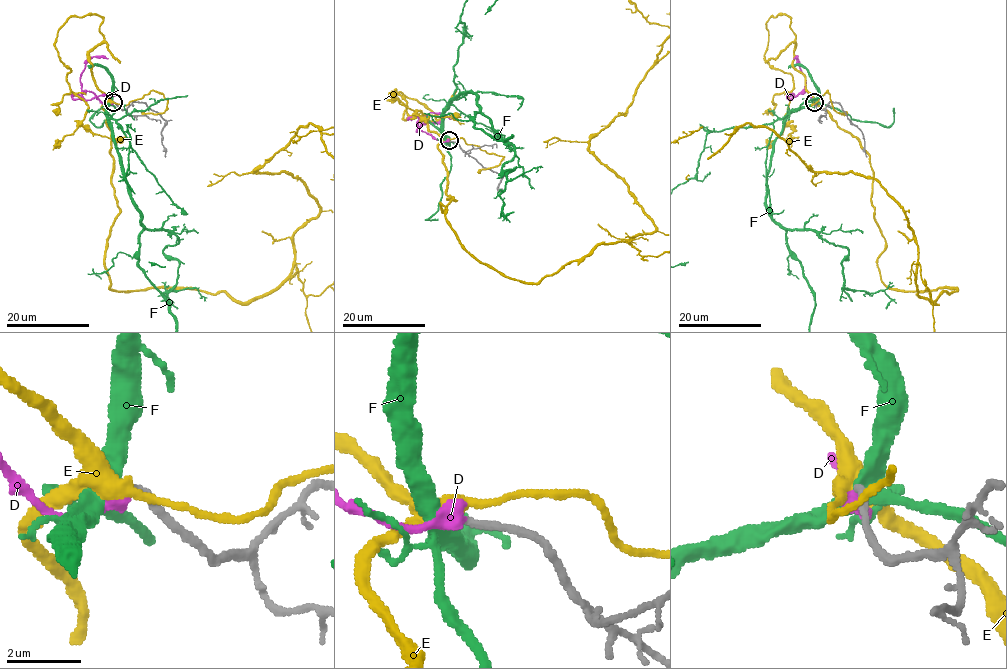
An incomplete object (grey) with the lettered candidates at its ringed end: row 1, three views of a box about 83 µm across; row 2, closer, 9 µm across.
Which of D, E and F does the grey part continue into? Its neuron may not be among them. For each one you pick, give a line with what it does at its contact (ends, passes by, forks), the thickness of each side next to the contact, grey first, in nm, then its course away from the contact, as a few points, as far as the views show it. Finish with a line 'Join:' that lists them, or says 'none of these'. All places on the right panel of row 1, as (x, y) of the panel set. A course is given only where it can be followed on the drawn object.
F: it forks; calibres 240 and 280 nm; course (815, 102), (789, 114), (774, 142), (766, 209), (848, 250), (847, 289), (885, 292), (886, 308)
Join: F

